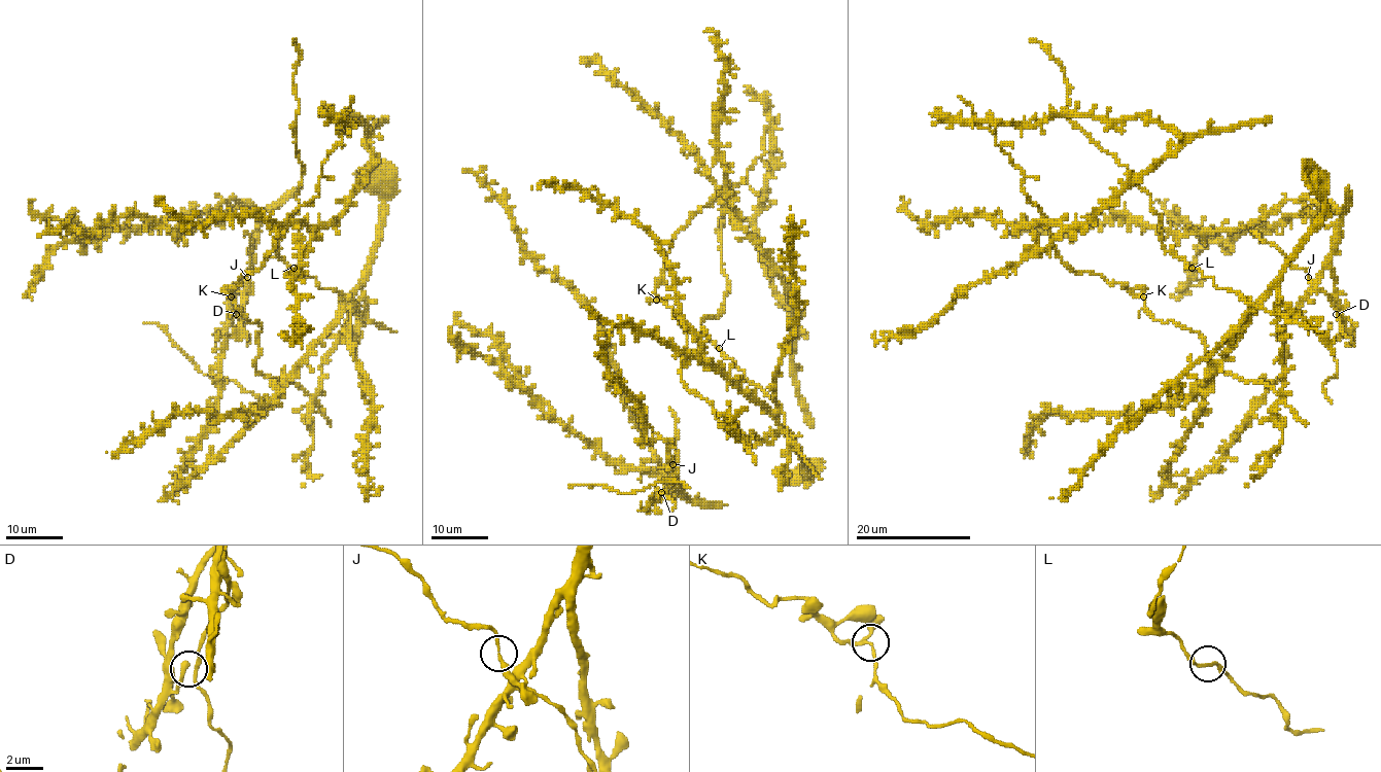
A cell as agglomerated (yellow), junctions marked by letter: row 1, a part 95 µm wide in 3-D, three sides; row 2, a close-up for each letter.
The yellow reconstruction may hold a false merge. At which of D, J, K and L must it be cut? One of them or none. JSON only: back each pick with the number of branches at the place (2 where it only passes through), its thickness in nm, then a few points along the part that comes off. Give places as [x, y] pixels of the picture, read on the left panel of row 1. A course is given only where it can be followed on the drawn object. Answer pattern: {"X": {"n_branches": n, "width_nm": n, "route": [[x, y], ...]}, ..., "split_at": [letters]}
{"split_at": []}

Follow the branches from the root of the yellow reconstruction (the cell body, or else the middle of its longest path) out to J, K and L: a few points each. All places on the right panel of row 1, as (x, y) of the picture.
J: (1283, 385), (1275, 286), (1220, 362), (1170, 483), (1201, 478), (1282, 374), (1283, 326), (1308, 276)
K: (1283, 385), (1277, 394), (1226, 374), (1208, 359), (1197, 332), (1155, 321), (1142, 296)
L: (1283, 385), (1276, 288), (1253, 307), (1192, 268)

